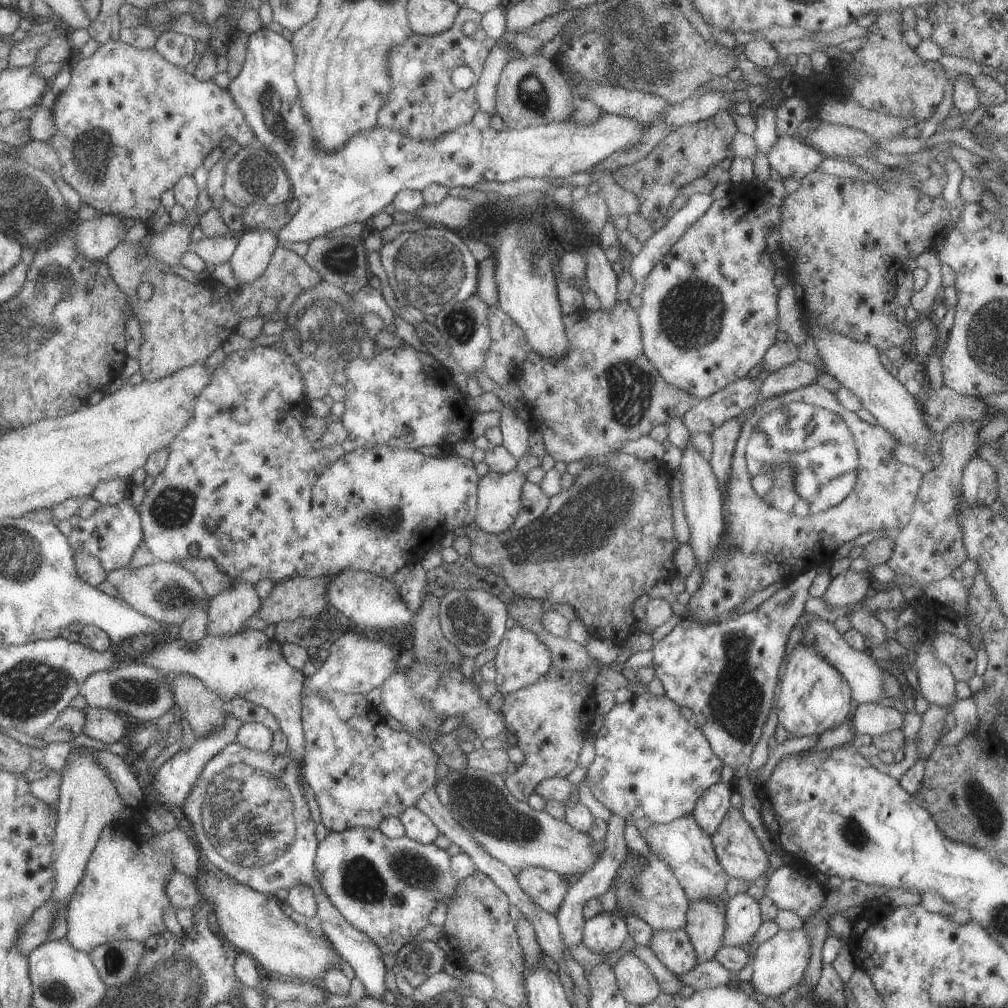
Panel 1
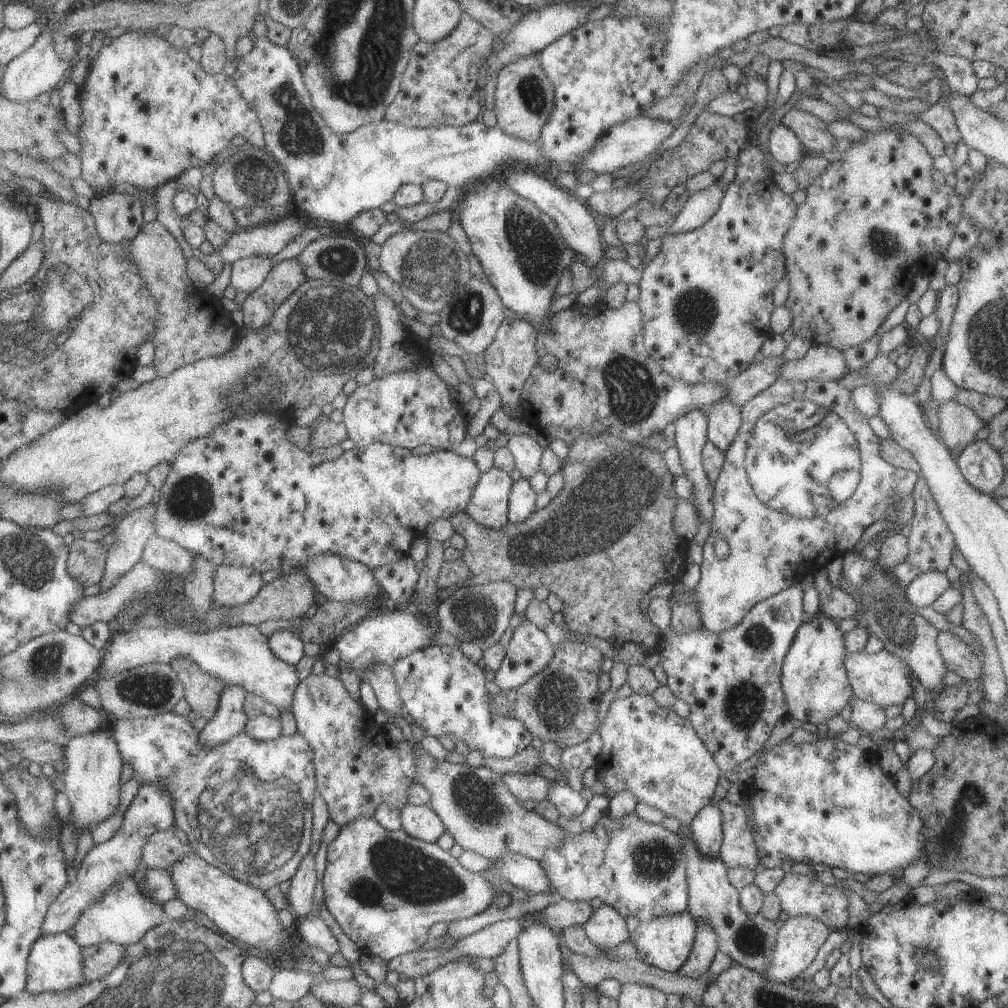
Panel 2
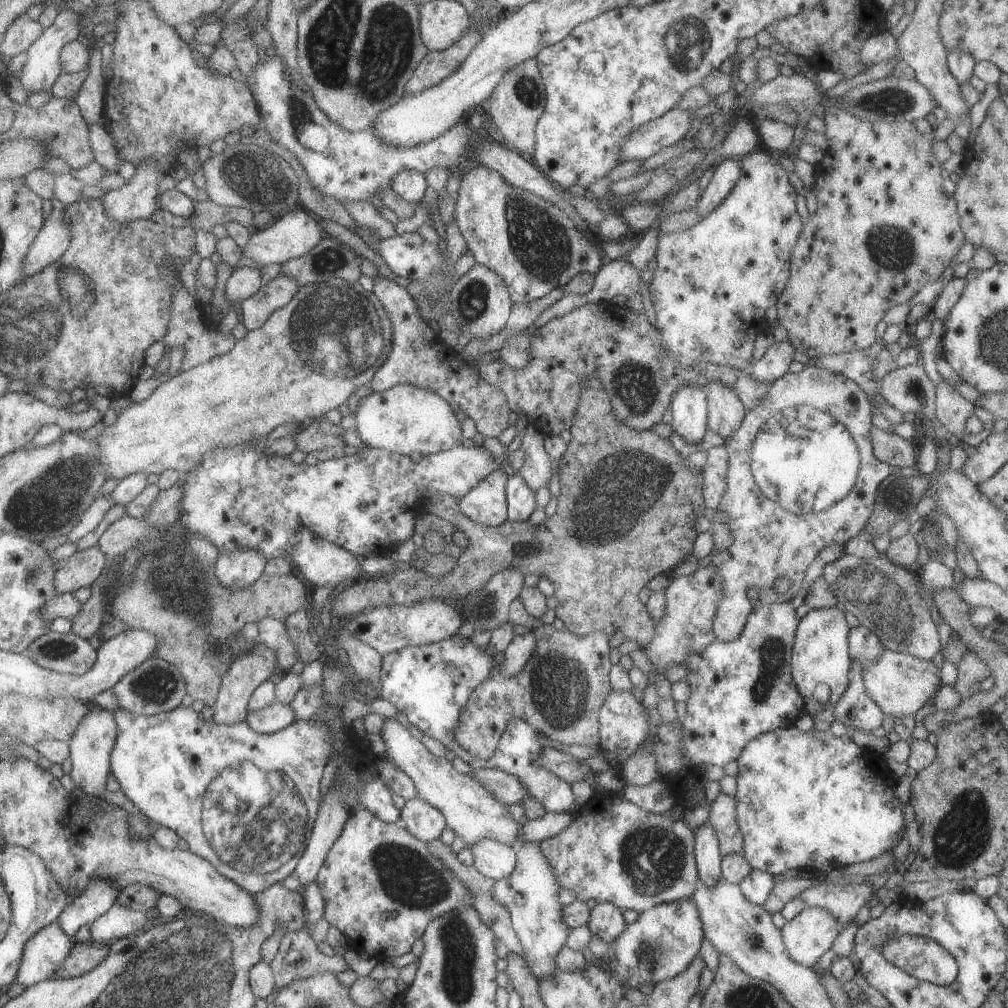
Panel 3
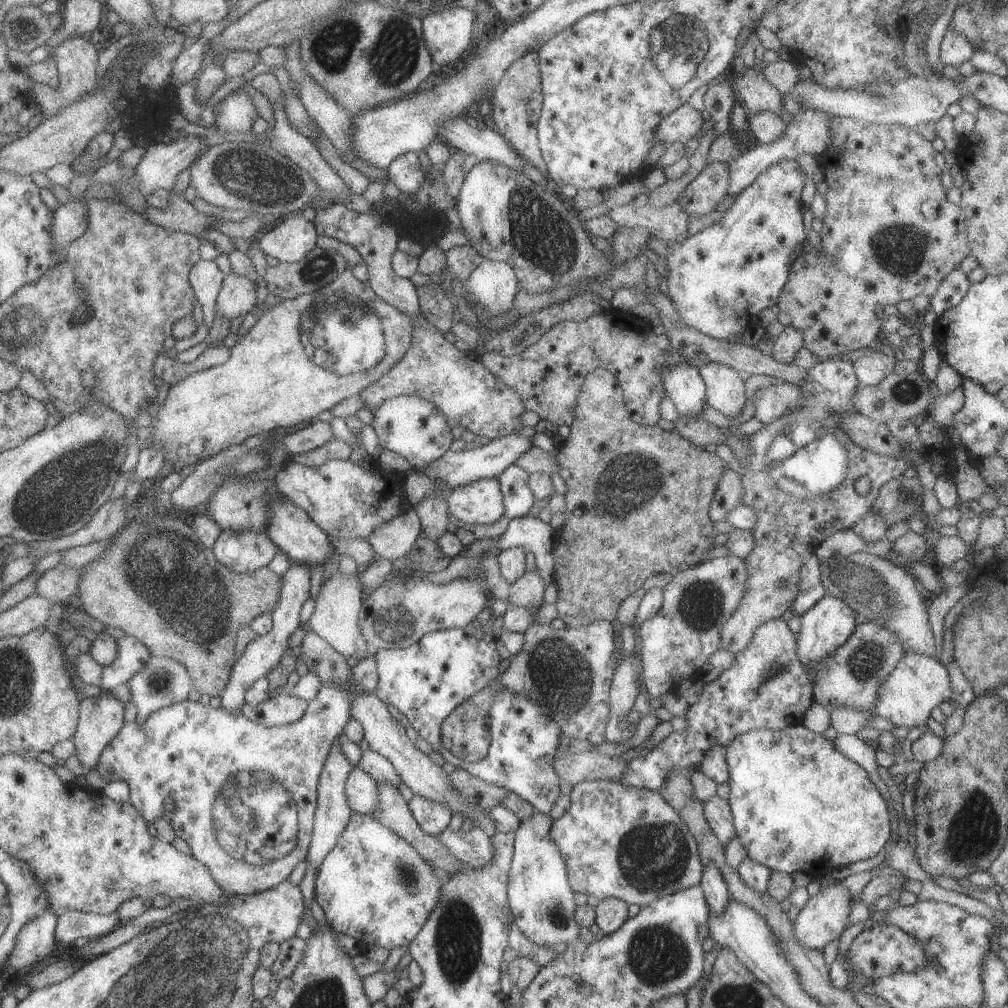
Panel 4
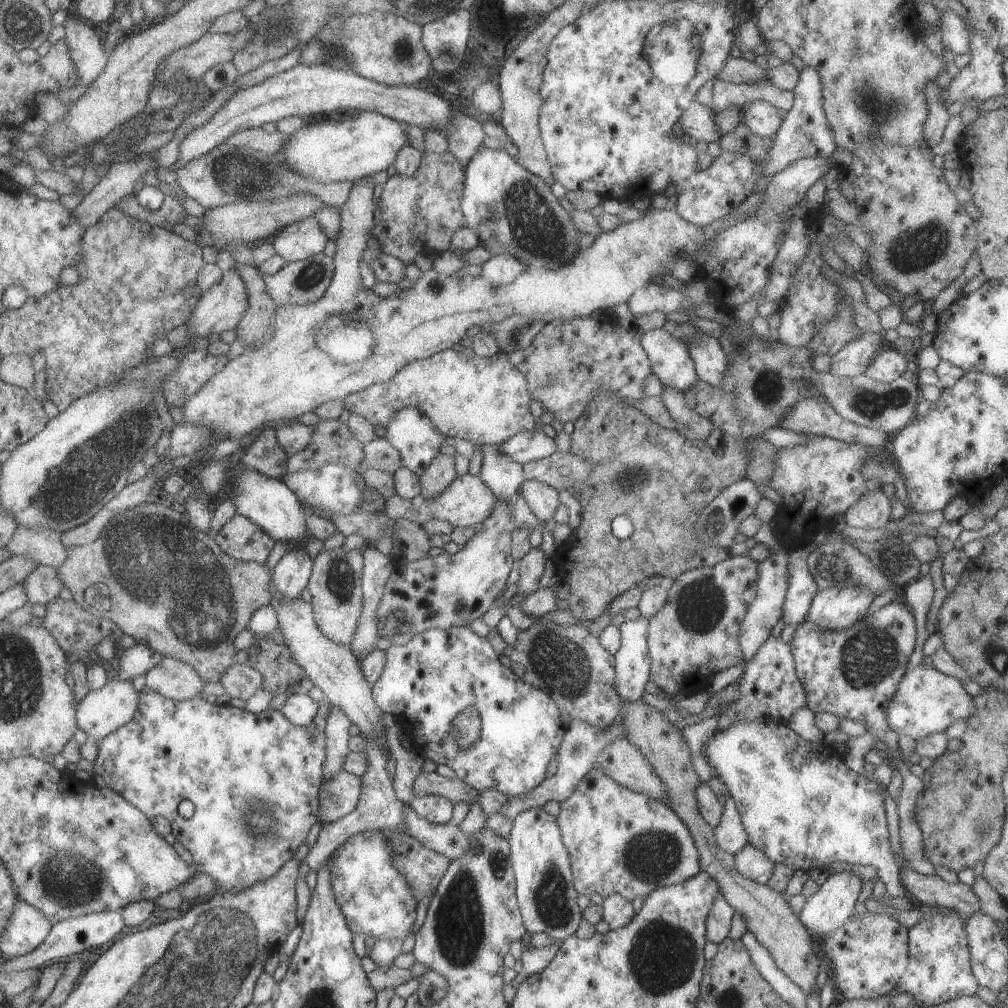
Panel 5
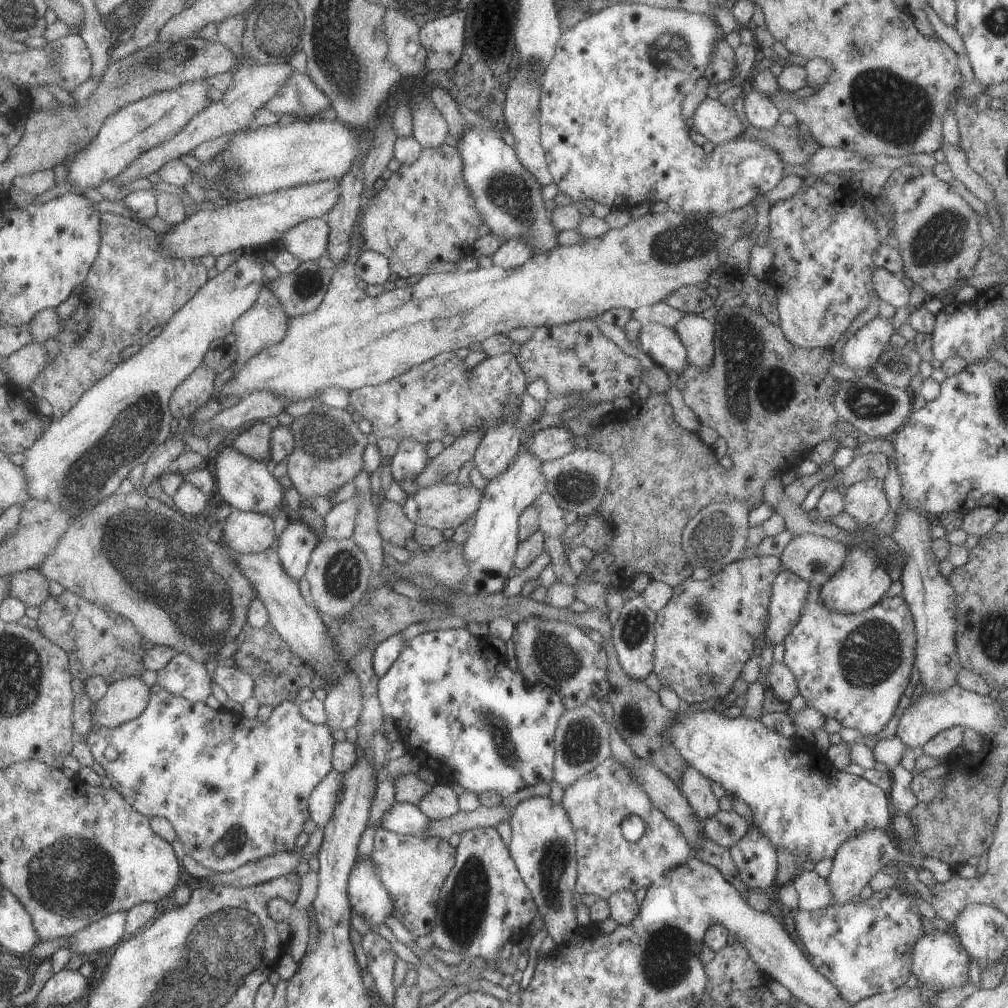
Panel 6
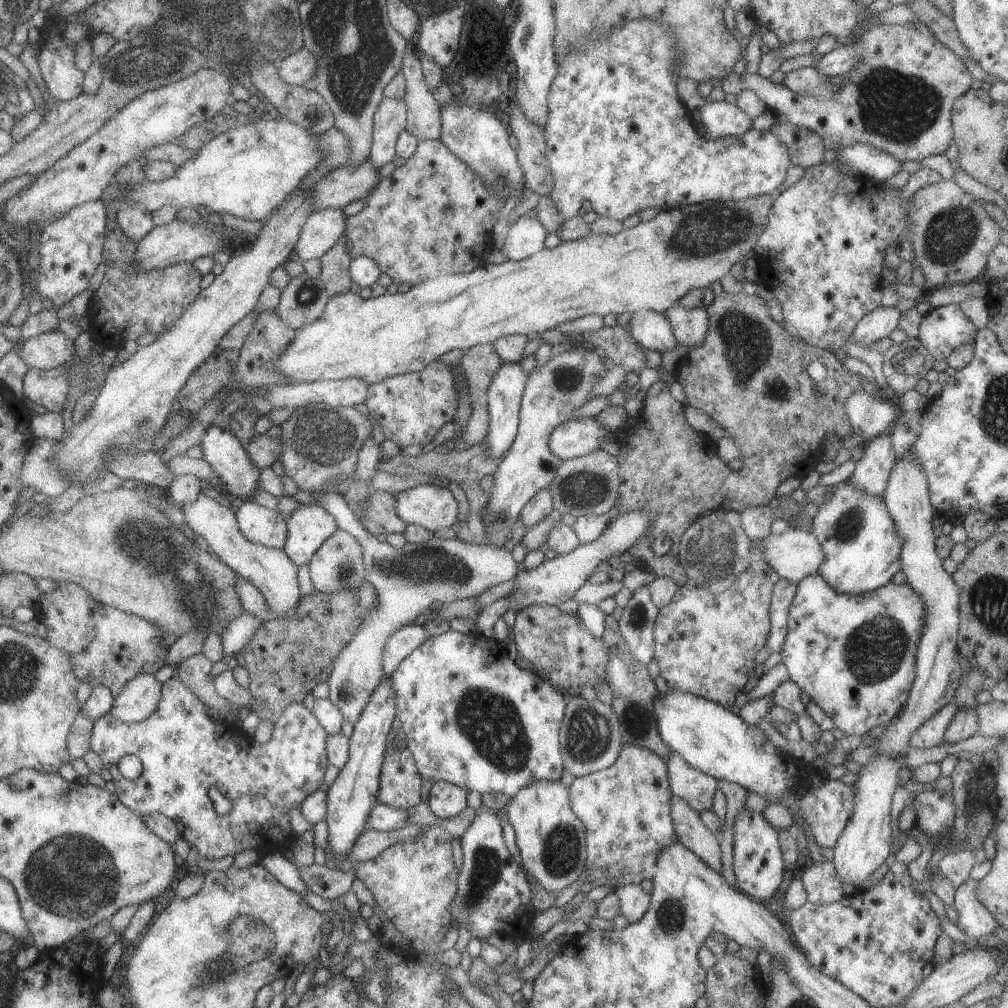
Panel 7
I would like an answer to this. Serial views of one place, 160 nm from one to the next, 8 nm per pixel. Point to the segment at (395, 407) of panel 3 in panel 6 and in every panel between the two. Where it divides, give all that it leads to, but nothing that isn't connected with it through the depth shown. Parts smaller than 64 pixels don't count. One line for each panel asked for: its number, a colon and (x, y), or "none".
4: (410, 426)
5: (409, 432)
6: (409, 459)

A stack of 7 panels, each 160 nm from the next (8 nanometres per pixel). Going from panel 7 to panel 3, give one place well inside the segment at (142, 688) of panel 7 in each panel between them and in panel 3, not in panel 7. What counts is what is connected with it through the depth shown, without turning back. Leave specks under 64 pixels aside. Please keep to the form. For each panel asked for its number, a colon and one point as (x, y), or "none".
3: (90, 746)
4: (100, 717)
5: (100, 712)
6: (124, 699)

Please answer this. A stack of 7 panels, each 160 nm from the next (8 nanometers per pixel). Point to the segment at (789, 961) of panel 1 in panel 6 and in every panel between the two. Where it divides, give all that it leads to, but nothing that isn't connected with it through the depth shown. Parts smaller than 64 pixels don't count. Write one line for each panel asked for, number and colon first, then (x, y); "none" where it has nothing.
2: (797, 940)
3: (811, 932)
4: (823, 918)
5: (833, 902)
6: (858, 858)

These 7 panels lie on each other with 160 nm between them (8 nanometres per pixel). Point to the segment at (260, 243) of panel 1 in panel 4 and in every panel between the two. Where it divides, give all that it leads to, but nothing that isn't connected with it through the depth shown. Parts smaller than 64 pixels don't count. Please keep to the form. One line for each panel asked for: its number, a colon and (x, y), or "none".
2: (247, 274)
3: (243, 282)
4: (237, 296)

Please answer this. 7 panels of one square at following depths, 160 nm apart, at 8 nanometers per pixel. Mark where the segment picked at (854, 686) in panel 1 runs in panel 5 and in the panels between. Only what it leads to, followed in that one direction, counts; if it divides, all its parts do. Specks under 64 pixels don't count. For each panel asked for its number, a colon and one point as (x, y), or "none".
2: (882, 679)
3: (899, 684)
4: (918, 683)
5: (925, 702)

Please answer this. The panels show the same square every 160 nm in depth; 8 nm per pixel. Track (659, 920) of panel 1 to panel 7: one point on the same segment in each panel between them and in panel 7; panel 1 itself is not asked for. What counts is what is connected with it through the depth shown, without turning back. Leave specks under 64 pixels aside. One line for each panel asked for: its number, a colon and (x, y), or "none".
2: (634, 866)
3: (613, 851)
4: (616, 841)
5: (618, 841)
6: (596, 802)
7: (625, 808)

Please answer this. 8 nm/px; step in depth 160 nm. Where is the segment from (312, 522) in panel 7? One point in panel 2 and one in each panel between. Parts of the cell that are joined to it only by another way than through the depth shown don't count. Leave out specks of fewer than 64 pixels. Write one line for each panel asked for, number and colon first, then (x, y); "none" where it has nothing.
2: (229, 719)
3: (246, 672)
4: (260, 655)
5: (290, 575)
6: (294, 545)

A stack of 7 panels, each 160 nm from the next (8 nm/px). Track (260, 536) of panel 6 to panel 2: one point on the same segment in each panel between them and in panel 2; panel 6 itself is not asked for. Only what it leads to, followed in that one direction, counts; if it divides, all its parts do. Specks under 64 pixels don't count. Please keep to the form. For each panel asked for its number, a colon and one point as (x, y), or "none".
2: (233, 585)
3: (233, 570)
4: (241, 552)
5: (240, 539)

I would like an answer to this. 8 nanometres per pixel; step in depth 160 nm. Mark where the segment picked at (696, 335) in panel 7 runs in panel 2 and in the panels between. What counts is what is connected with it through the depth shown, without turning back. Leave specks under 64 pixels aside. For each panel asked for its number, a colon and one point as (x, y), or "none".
2: (723, 422)
3: (725, 411)
4: (724, 387)
5: (709, 361)
6: (696, 333)

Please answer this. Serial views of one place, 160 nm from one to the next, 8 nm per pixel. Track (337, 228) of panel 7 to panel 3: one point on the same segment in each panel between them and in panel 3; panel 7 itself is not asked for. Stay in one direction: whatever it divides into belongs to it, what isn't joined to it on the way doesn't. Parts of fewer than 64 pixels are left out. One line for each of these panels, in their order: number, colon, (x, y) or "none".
3: (295, 232)
4: (295, 237)
5: (299, 240)
6: (308, 240)

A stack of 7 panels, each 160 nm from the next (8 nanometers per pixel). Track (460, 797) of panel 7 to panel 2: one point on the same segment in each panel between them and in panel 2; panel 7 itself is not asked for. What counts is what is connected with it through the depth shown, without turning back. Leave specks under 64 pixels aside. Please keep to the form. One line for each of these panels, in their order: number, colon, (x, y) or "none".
2: (420, 822)
3: (422, 821)
4: (432, 818)
5: (435, 809)
6: (440, 801)

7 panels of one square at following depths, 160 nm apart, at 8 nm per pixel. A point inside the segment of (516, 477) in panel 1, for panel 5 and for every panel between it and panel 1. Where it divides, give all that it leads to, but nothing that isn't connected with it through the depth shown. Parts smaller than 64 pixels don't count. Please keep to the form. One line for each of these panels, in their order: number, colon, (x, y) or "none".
2: (487, 506)
3: (485, 504)
4: (480, 503)
5: (466, 502)

